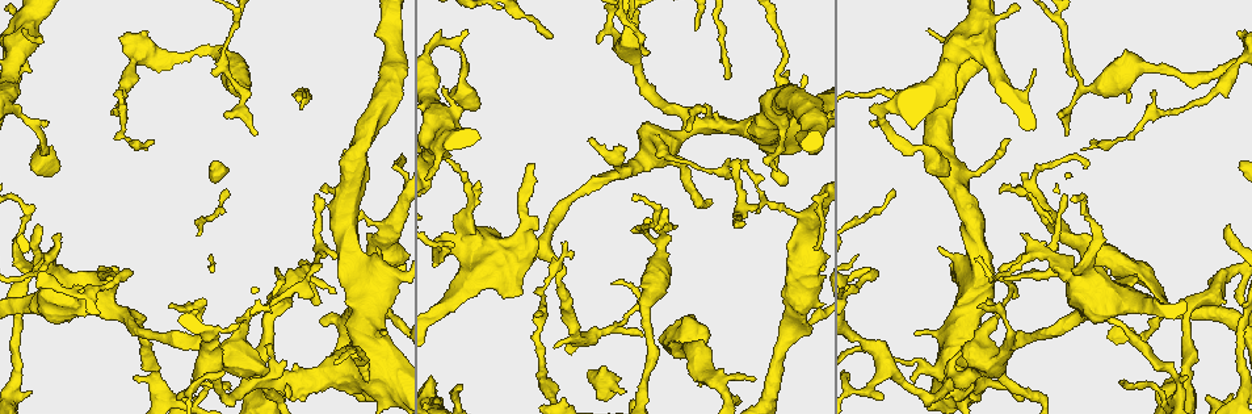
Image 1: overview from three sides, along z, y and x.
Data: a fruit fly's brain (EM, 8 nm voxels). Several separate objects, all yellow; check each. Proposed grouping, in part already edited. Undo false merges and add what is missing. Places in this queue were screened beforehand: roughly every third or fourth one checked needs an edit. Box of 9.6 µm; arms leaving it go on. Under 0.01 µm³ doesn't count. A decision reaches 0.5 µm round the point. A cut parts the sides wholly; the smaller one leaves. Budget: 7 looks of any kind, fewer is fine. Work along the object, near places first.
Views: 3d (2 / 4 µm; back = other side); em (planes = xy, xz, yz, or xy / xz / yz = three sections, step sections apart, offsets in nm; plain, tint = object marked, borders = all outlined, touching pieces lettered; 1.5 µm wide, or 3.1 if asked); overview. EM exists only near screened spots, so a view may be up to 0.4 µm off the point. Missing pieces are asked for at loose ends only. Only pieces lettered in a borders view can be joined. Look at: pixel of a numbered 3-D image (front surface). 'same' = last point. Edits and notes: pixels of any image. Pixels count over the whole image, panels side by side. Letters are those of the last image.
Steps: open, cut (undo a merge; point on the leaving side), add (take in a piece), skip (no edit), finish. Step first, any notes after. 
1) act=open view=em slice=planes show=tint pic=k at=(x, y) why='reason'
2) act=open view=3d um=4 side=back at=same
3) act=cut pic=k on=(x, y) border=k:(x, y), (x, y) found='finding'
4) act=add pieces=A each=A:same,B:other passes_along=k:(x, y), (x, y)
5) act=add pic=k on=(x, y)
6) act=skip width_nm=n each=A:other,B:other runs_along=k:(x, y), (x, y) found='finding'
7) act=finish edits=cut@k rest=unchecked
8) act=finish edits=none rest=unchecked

act=open view=3d um=4 side=back pic=1 at=(37, 226) why='long arm stops here'

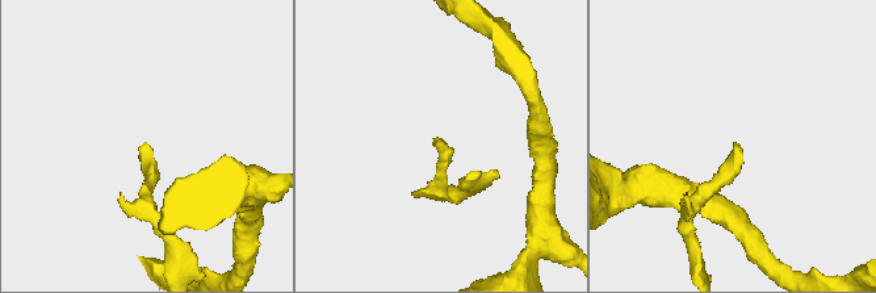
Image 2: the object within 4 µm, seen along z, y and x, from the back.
act=open view=em slice=xy step=4 show=borders pic=2 at=(736, 143)

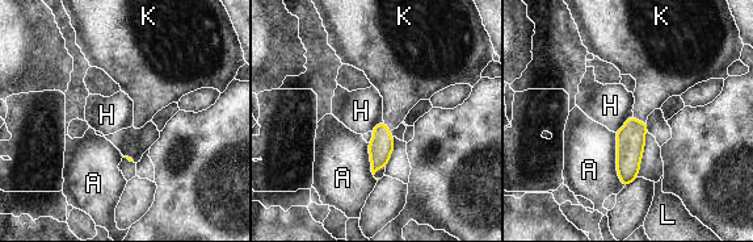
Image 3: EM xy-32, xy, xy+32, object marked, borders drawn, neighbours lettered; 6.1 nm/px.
act=add pieces=K each=A:other,H:other,K:same,L:other passes_along=3:(630, 138), (639, 121), (655, 84) found='it goes on there'

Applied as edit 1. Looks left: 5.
act=open view=3d um=2 pic=1 at=(540, 312) why='thin end'

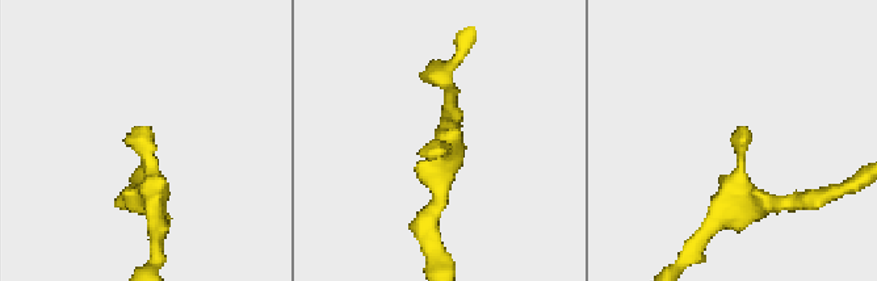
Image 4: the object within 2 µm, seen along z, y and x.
act=open view=em slice=planes show=tint pic=4 at=(439, 149)

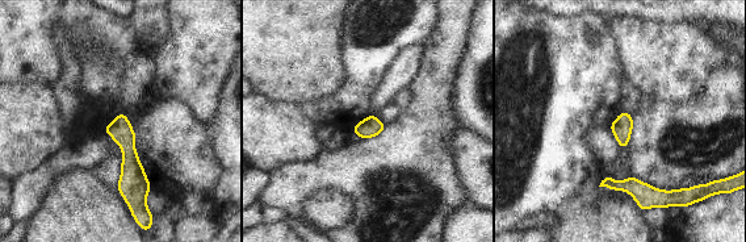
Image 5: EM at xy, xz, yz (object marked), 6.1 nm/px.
act=open view=em slice=planes show=borders at=same

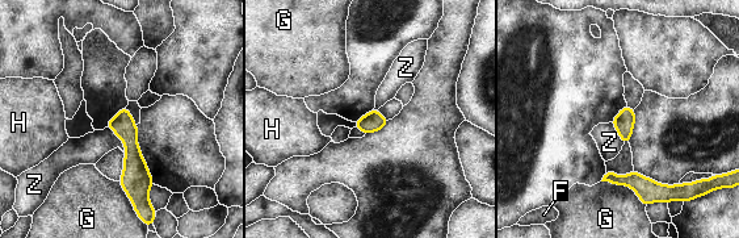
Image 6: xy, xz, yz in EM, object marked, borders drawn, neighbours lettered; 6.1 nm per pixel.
act=skip longest_contact=G:320nm each=F:other,G:other,H:other,Z:other runs_along=6:(124, 112), (138, 196), (148, 221) found='no lettered piece goes on from it'

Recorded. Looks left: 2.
act=open view=3d um=4 pic=1 at=(614, 281) why='tapers out'

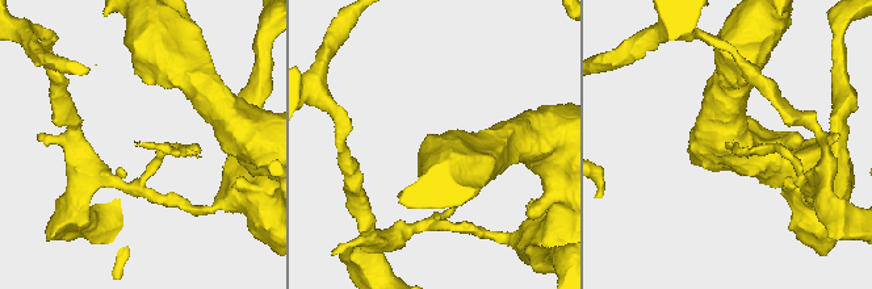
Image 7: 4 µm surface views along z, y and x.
act=open view=em slice=planes show=borders pic=7 at=(138, 143) why='shape alone is not enough'

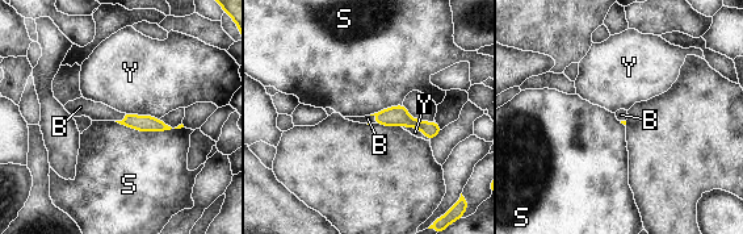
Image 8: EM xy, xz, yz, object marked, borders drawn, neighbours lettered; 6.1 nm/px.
act=add pieces=B each=B:same,S:other,Y:other passes_along=8:(141, 122), (124, 120), (95, 111) found='the neuron continues'

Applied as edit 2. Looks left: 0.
act=finish edits=add@3,add@8 rest=unchecked

